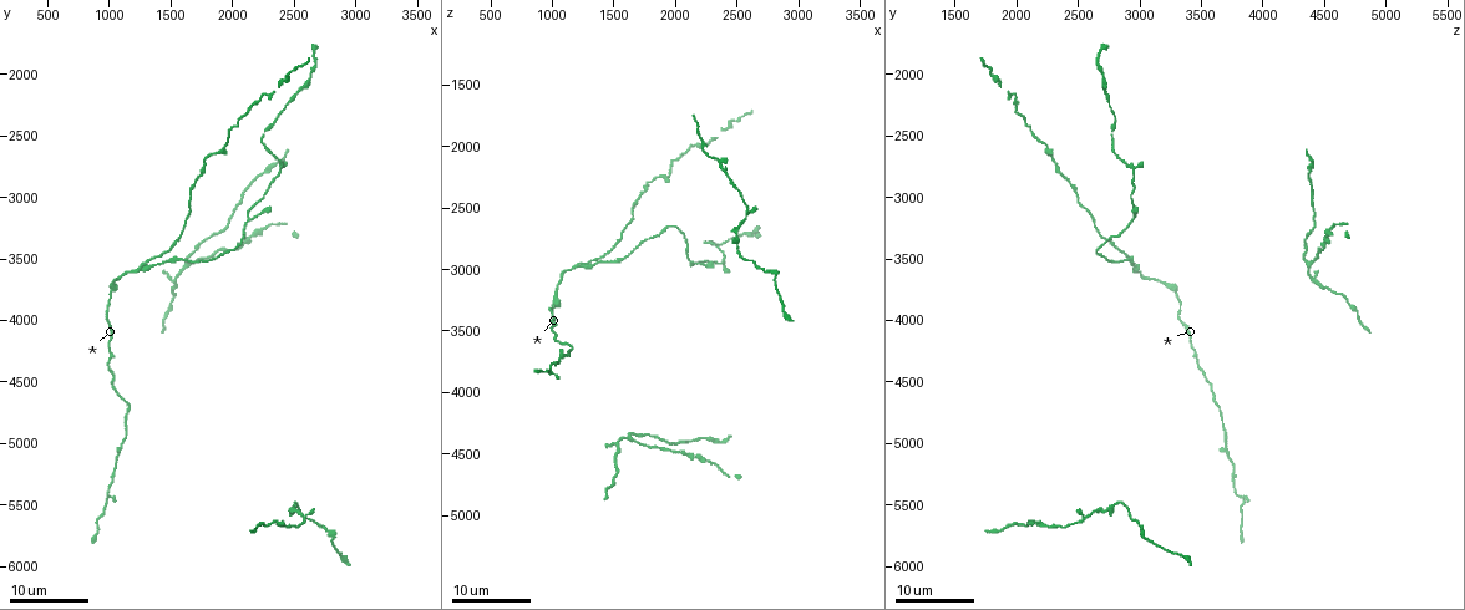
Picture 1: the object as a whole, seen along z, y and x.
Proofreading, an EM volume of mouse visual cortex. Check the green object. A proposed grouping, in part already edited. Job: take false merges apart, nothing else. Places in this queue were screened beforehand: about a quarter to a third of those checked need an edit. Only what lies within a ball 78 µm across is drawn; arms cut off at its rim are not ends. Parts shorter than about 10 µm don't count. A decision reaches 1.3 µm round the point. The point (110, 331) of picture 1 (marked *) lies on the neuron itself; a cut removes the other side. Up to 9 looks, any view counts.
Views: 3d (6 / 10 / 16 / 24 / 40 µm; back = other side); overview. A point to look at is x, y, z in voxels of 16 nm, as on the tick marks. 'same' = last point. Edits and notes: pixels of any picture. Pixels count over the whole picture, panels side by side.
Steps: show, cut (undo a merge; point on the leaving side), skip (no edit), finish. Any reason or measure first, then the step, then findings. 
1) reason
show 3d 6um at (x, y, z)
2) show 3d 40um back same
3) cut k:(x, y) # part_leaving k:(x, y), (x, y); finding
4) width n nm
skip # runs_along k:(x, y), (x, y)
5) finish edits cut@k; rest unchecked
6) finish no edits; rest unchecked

three-way junction
show 3d 16um at (1640, 3520, 4360)

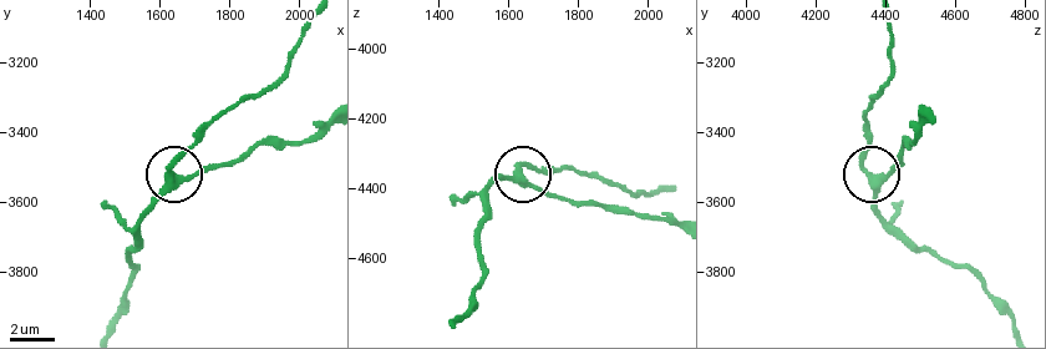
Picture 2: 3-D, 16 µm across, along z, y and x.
show 3d 10um at (1630, 3530, 4370)

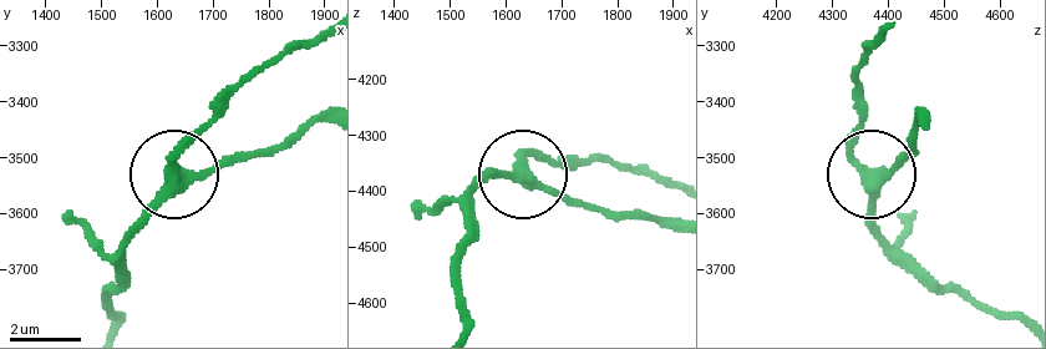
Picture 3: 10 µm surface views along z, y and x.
side_arm 16 um
skip # continuous, no second neuron

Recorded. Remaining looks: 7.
three-way junction
show 3d 24um at (2160, 3160, 2940)

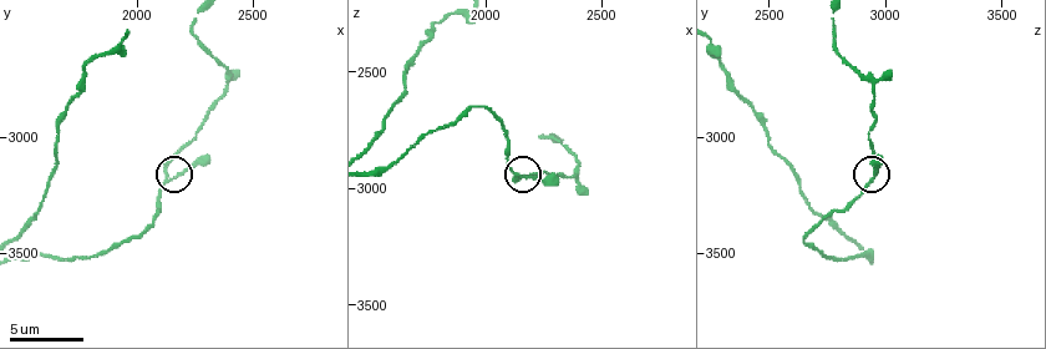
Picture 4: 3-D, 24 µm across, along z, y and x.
show 3d 6um at (2130, 3180, 2950)

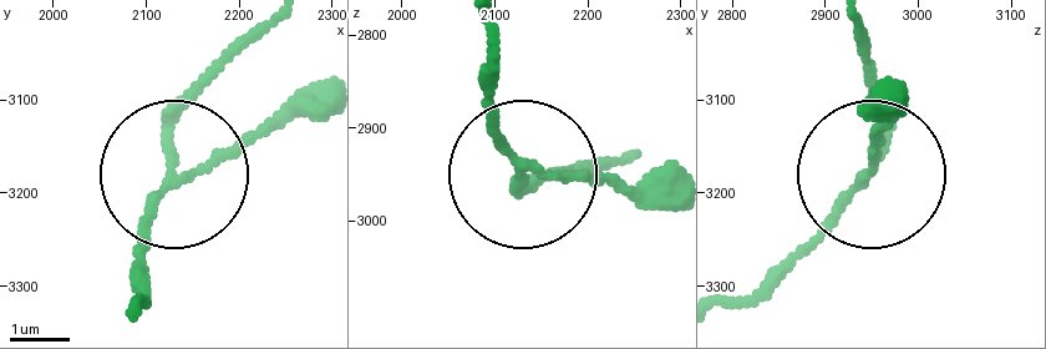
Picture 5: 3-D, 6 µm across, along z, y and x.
skip # runs_along 5:(140, 315), (145, 221), (174, 161), (174, 116), (228, 46); continuous, no second neuron

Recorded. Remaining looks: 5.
four or more arms meet
show 3d 16um at (1280, 3520, 2920)

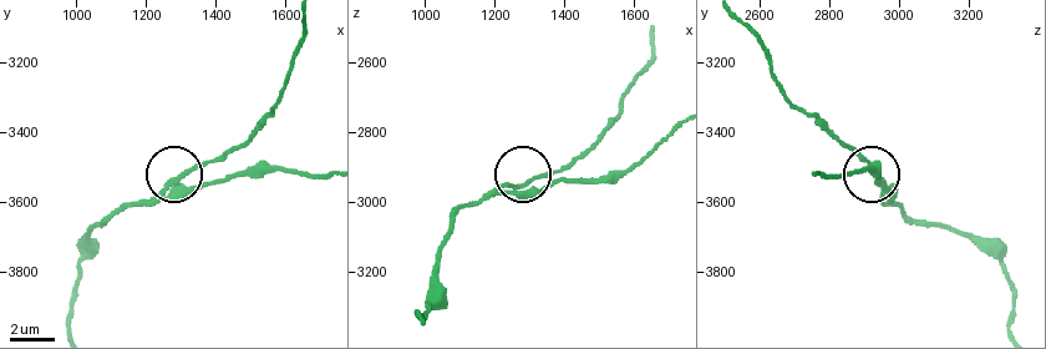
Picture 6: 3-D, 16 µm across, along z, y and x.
show 3d 6um at (1290, 3530, 2950)

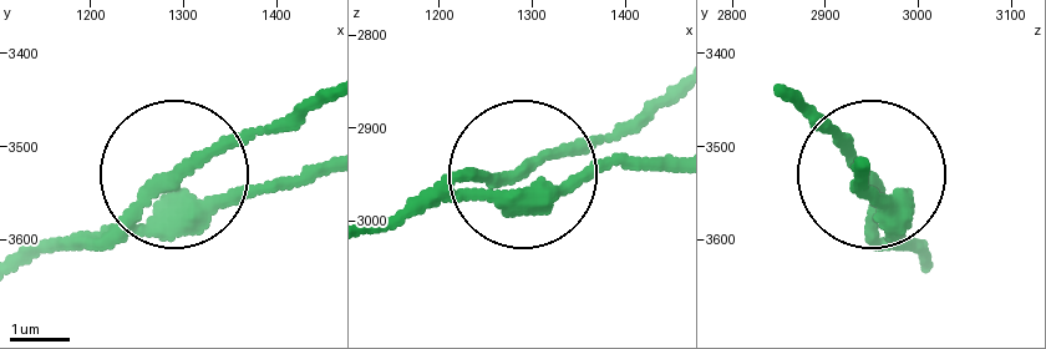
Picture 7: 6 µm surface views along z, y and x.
skip # runs_along 7:(381, 227), (619, 137), (659, 102); continuous, no second neuron

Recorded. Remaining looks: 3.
three-way junction
show 3d 16um at (2580, 5640, 2520)

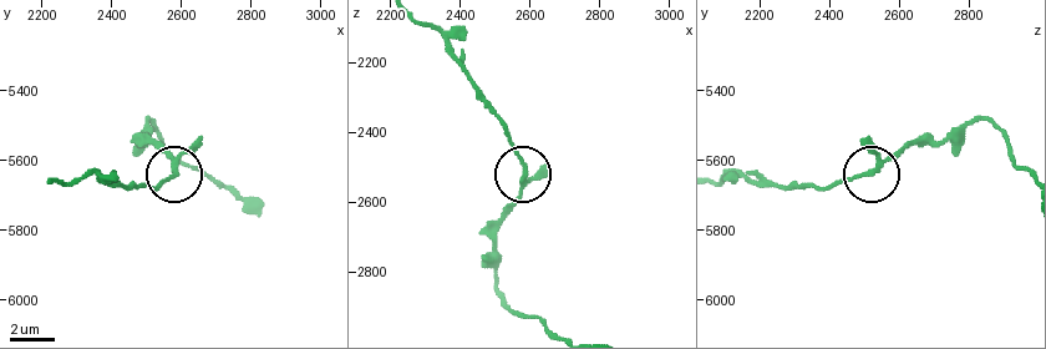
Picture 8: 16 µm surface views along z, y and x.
show 3d 6um at (2580, 5640, 2520)

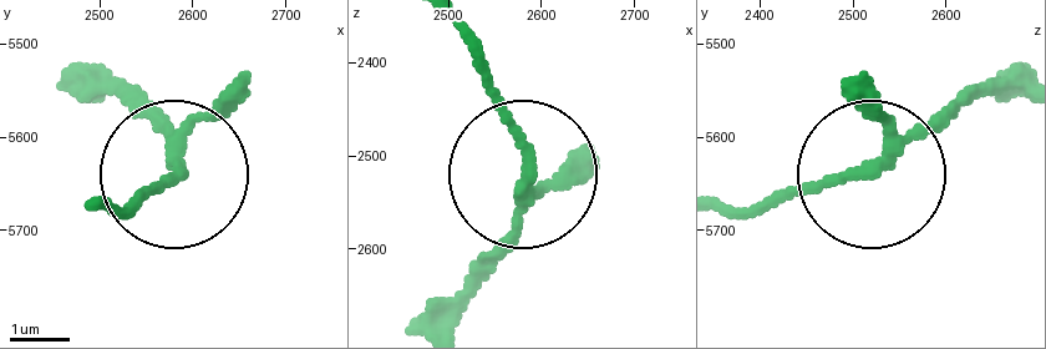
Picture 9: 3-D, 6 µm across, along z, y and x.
skip # all the same neuron

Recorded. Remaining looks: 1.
finish no edits; rest unchecked

